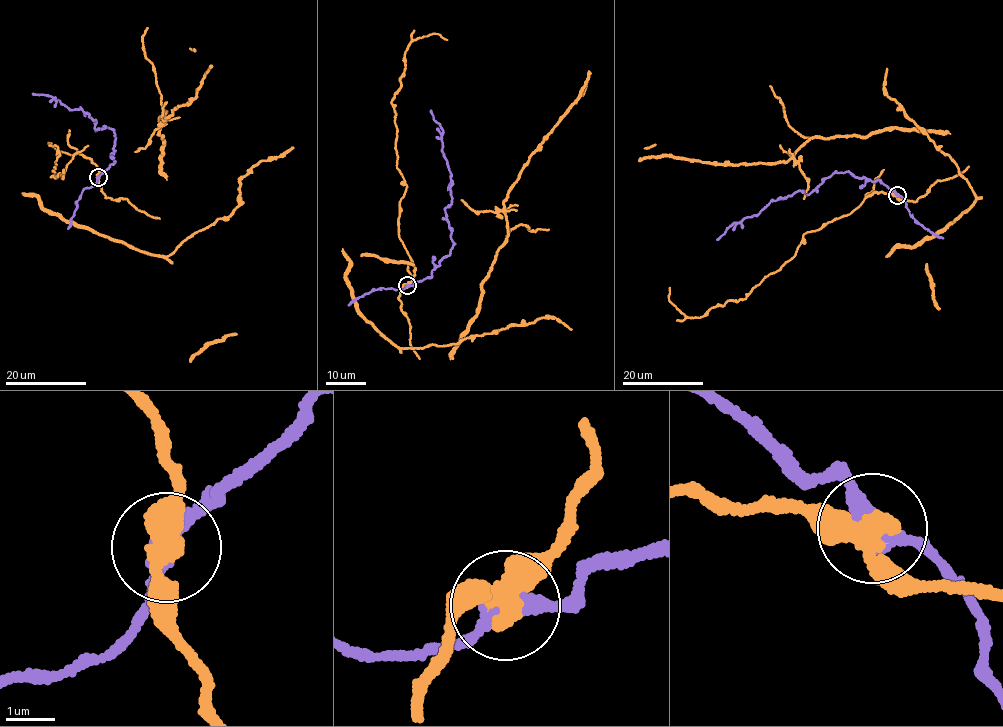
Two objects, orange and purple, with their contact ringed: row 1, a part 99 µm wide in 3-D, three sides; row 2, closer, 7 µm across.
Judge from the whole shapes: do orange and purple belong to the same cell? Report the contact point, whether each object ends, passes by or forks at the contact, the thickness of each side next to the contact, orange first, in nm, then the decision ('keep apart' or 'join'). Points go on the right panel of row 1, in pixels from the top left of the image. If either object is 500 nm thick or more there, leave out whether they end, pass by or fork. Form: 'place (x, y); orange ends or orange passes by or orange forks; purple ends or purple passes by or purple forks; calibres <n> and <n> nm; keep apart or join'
place (897, 195); orange passes by; purple passes by; calibres 420 and 260 nm; keep apart

